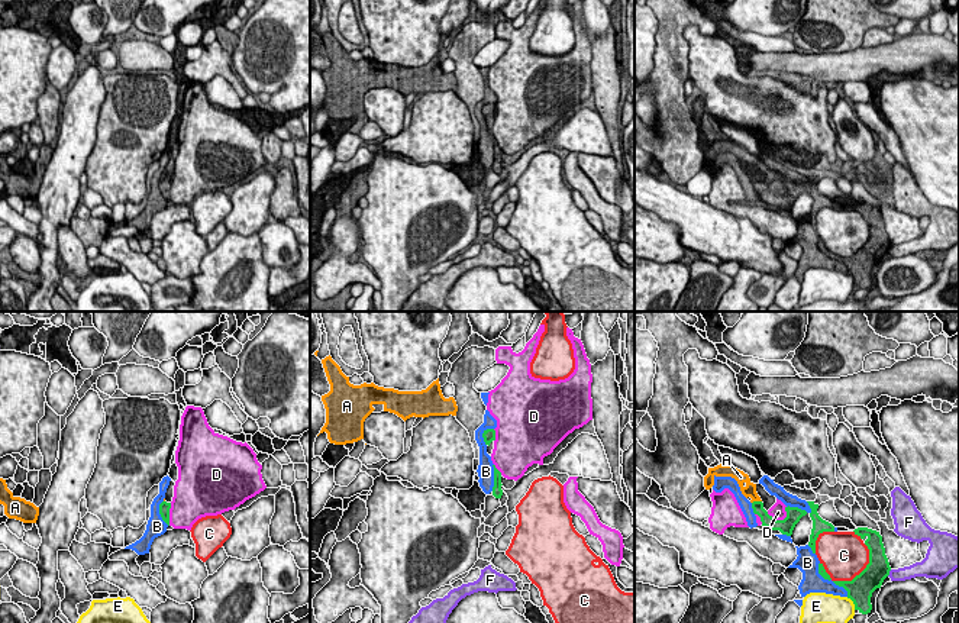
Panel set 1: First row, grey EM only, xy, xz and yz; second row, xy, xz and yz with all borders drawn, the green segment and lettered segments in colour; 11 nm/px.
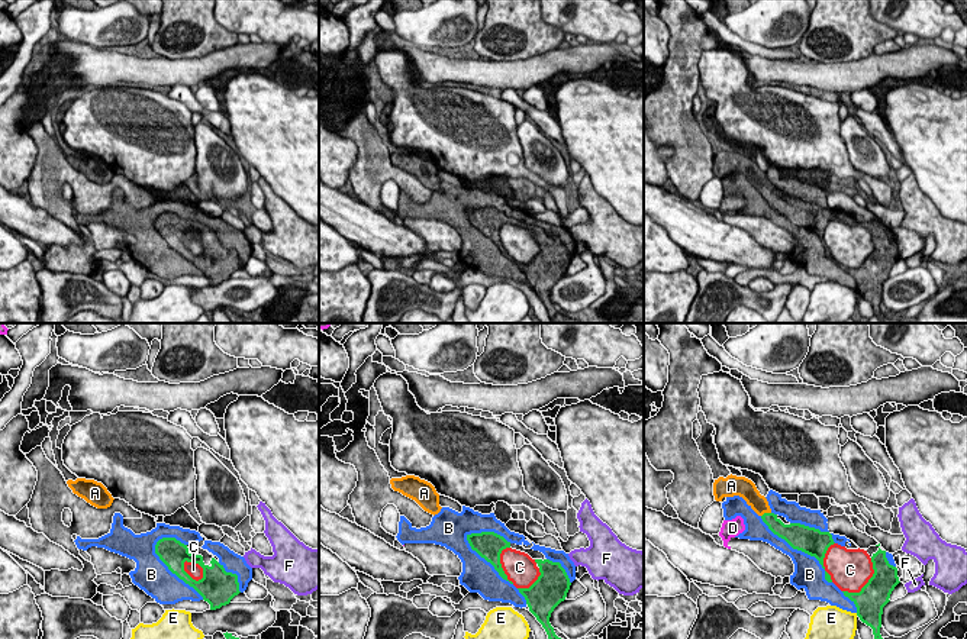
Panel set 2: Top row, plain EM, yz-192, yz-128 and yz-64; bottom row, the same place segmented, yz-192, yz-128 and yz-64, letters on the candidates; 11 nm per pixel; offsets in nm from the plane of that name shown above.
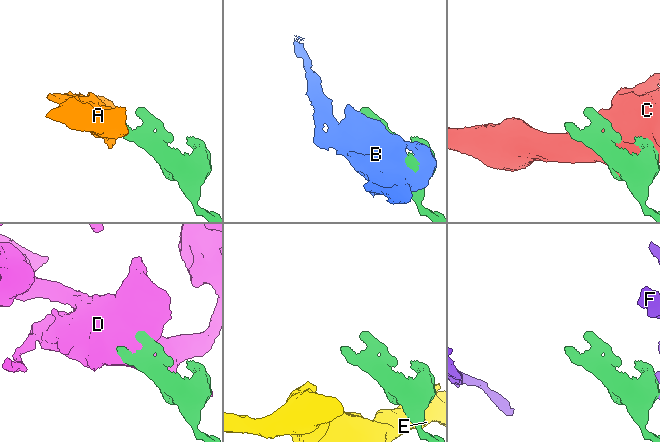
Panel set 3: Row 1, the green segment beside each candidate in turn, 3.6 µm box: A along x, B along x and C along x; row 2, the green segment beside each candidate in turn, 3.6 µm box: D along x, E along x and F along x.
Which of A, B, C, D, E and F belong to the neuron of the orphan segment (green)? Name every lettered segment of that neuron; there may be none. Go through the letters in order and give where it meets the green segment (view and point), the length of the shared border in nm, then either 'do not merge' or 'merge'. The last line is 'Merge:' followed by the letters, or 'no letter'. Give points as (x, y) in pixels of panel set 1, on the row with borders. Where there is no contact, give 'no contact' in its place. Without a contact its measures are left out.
A: yz (756, 502) | 120 nm | merge
B: xz (494, 477) | 300 nm | do not merge
C: yz (849, 581) | 600 nm | do not merge
D: yz (777, 520) | 240 nm | do not merge
E: yz (853, 603) | 180 nm | do not merge
F: yz (888, 573) | 100 nm | do not merge
Merge: A

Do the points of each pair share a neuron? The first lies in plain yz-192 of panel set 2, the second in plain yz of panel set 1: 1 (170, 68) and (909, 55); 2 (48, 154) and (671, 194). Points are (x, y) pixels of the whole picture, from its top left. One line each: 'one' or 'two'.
1: one
2: two

